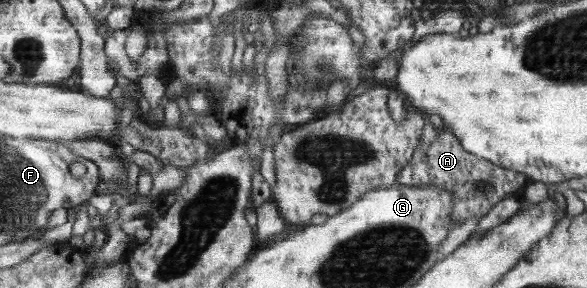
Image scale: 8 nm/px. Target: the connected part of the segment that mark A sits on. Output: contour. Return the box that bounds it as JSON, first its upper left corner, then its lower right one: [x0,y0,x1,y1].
[398,127,527,225]

